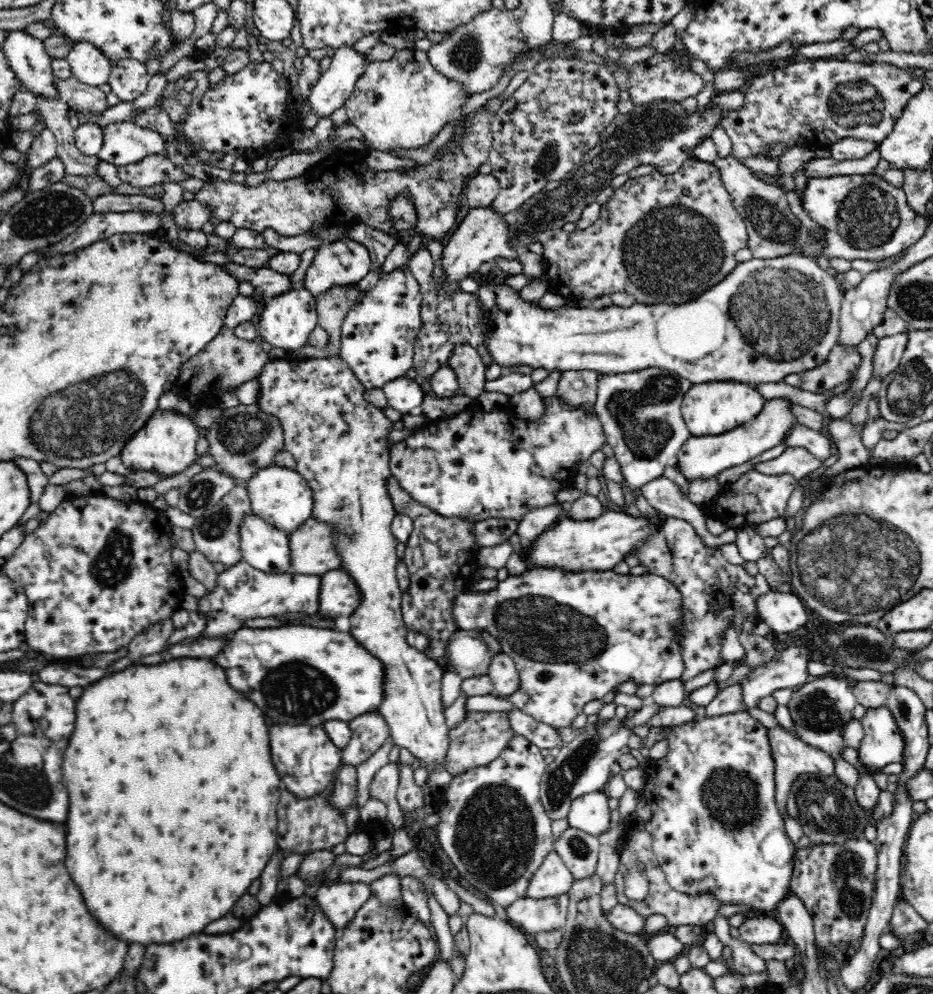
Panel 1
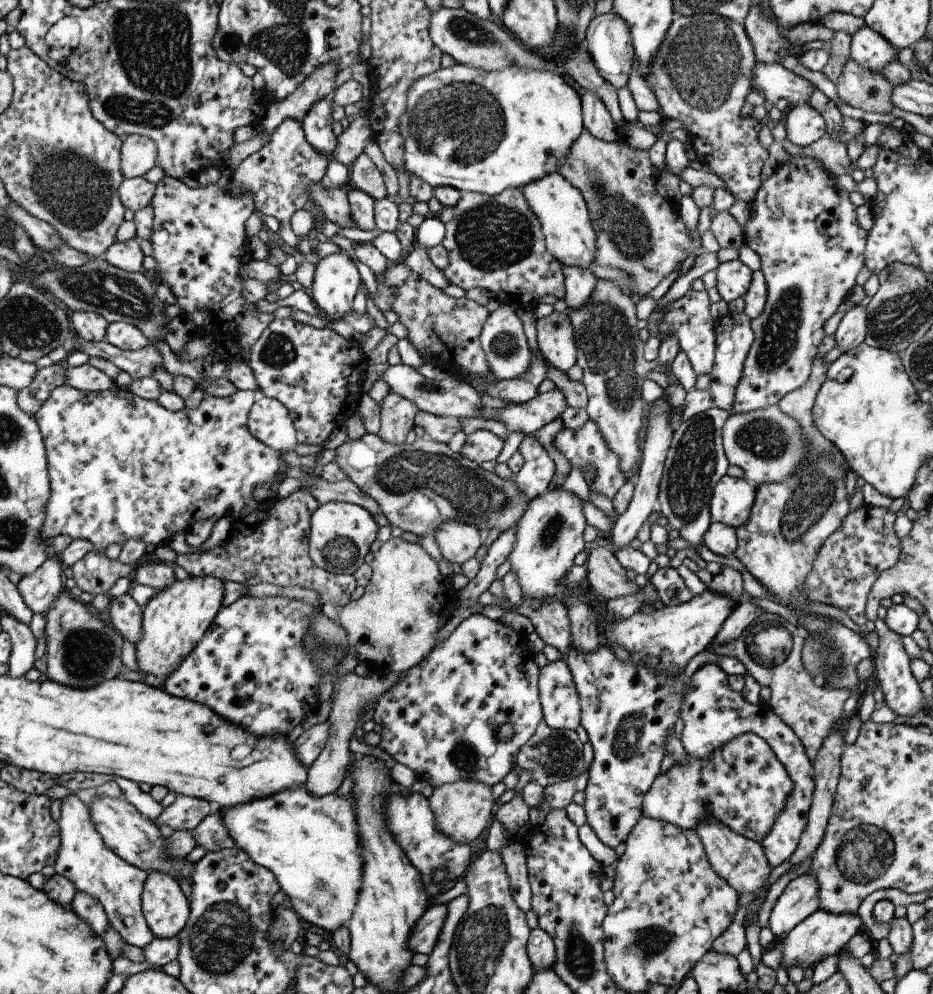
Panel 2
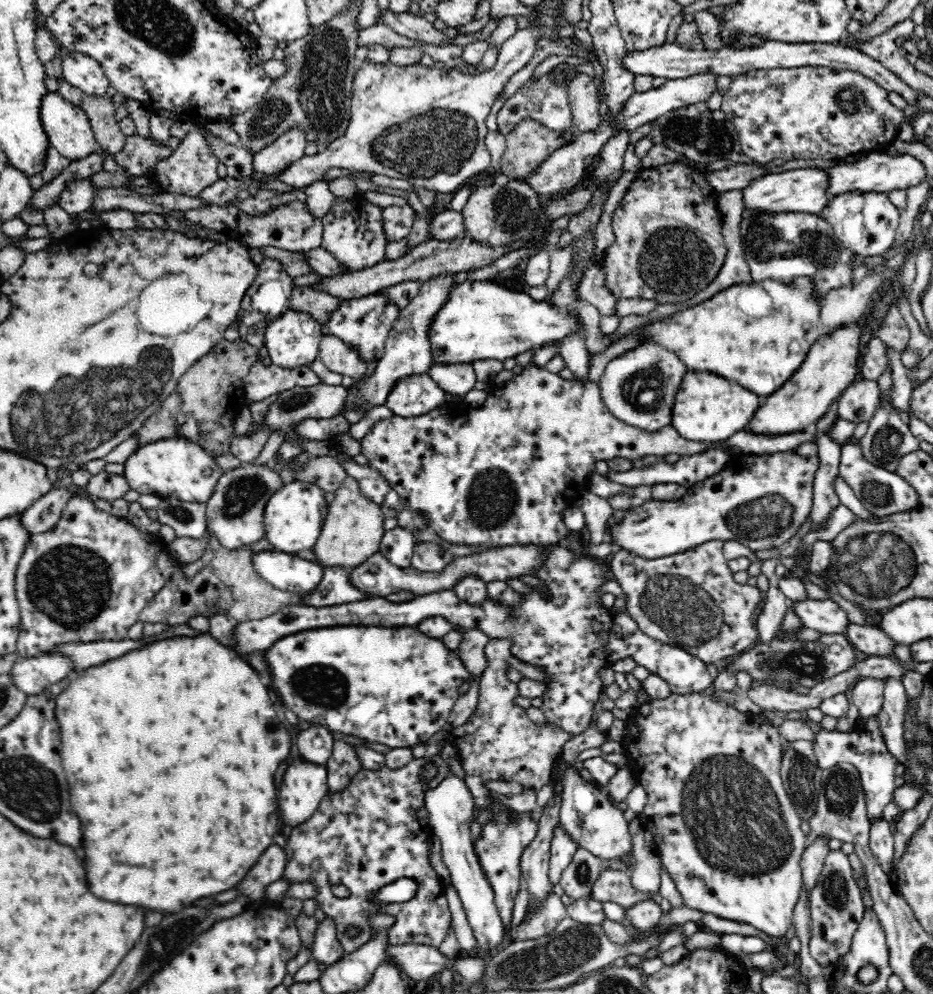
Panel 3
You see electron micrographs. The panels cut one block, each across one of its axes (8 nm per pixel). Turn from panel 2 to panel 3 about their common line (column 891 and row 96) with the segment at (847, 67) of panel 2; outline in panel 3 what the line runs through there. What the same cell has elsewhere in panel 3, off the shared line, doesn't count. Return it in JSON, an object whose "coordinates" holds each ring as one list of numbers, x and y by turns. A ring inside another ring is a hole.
{"coordinates":[[108,95,102,98,84,96,81,107,88,117,99,146,106,152,116,155,122,152,127,136,122,134,119,124,114,121,113,114,116,109,108,100]]}

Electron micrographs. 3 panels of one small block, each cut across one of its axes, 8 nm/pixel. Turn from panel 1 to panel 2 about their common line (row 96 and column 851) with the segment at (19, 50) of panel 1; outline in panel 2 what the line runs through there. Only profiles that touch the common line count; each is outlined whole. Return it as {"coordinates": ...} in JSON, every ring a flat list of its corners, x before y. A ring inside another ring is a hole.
{"coordinates":[[865,26,851,36,851,60,872,73,879,73,883,67,897,61,898,51,890,42]]}

